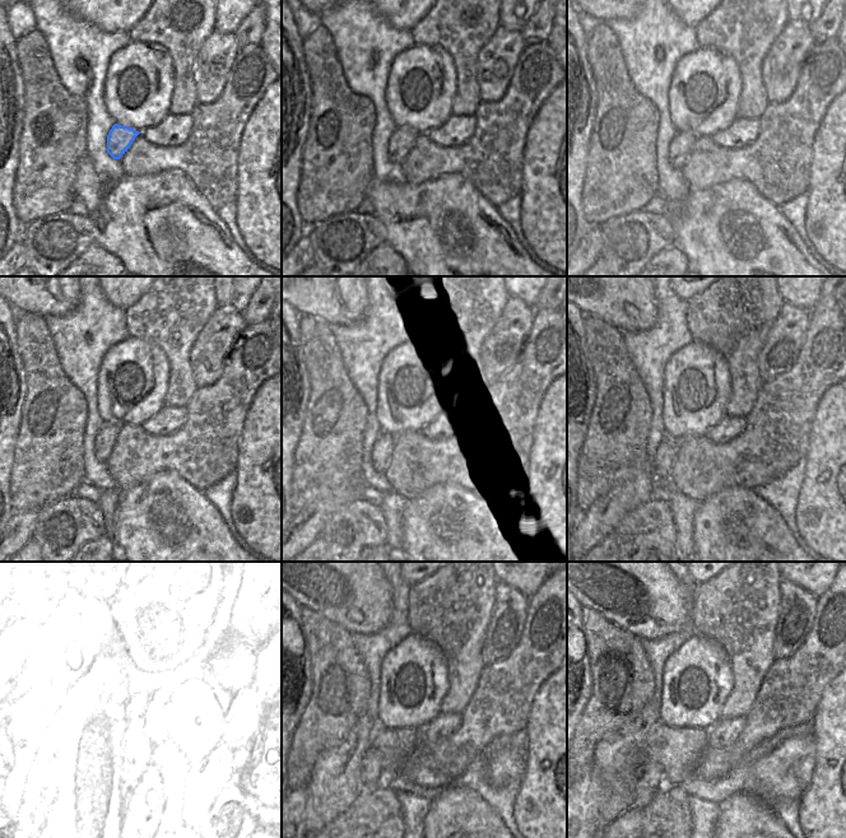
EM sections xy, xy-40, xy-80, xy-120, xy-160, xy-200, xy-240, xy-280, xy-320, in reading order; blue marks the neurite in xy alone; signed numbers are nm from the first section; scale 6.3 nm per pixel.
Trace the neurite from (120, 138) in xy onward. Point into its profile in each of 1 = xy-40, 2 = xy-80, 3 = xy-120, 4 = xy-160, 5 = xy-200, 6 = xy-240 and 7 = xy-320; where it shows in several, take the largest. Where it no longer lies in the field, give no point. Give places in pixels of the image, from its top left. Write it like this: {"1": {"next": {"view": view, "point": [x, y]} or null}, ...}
{"1": {"next": {"view": "xy-40", "point": [403, 139]}}, "2": {"next": {"view": "xy-80", "point": [681, 147]}}, "3": {"next": {"view": "xy-120", "point": [105, 441]}}, "4": {"next": {"view": "xy-160", "point": [382, 448]}}, "5": {"next": {"view": "xy-200", "point": [665, 455]}}, "6": {"next": {"view": "xy-240", "point": [91, 757]}}, "7": {"next": {"view": "xy-320", "point": [649, 780]}}}

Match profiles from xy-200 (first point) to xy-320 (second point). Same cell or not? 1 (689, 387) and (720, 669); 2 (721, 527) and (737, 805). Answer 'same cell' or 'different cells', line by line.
1: same cell
2: same cell

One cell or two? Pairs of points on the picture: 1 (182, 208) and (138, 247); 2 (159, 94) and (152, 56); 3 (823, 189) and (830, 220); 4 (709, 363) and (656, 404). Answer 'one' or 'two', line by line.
1: one
2: one
3: one
4: two

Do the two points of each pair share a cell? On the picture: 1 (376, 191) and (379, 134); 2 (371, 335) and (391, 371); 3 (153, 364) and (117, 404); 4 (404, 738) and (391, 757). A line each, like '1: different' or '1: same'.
1: different
2: different
3: same
4: same

